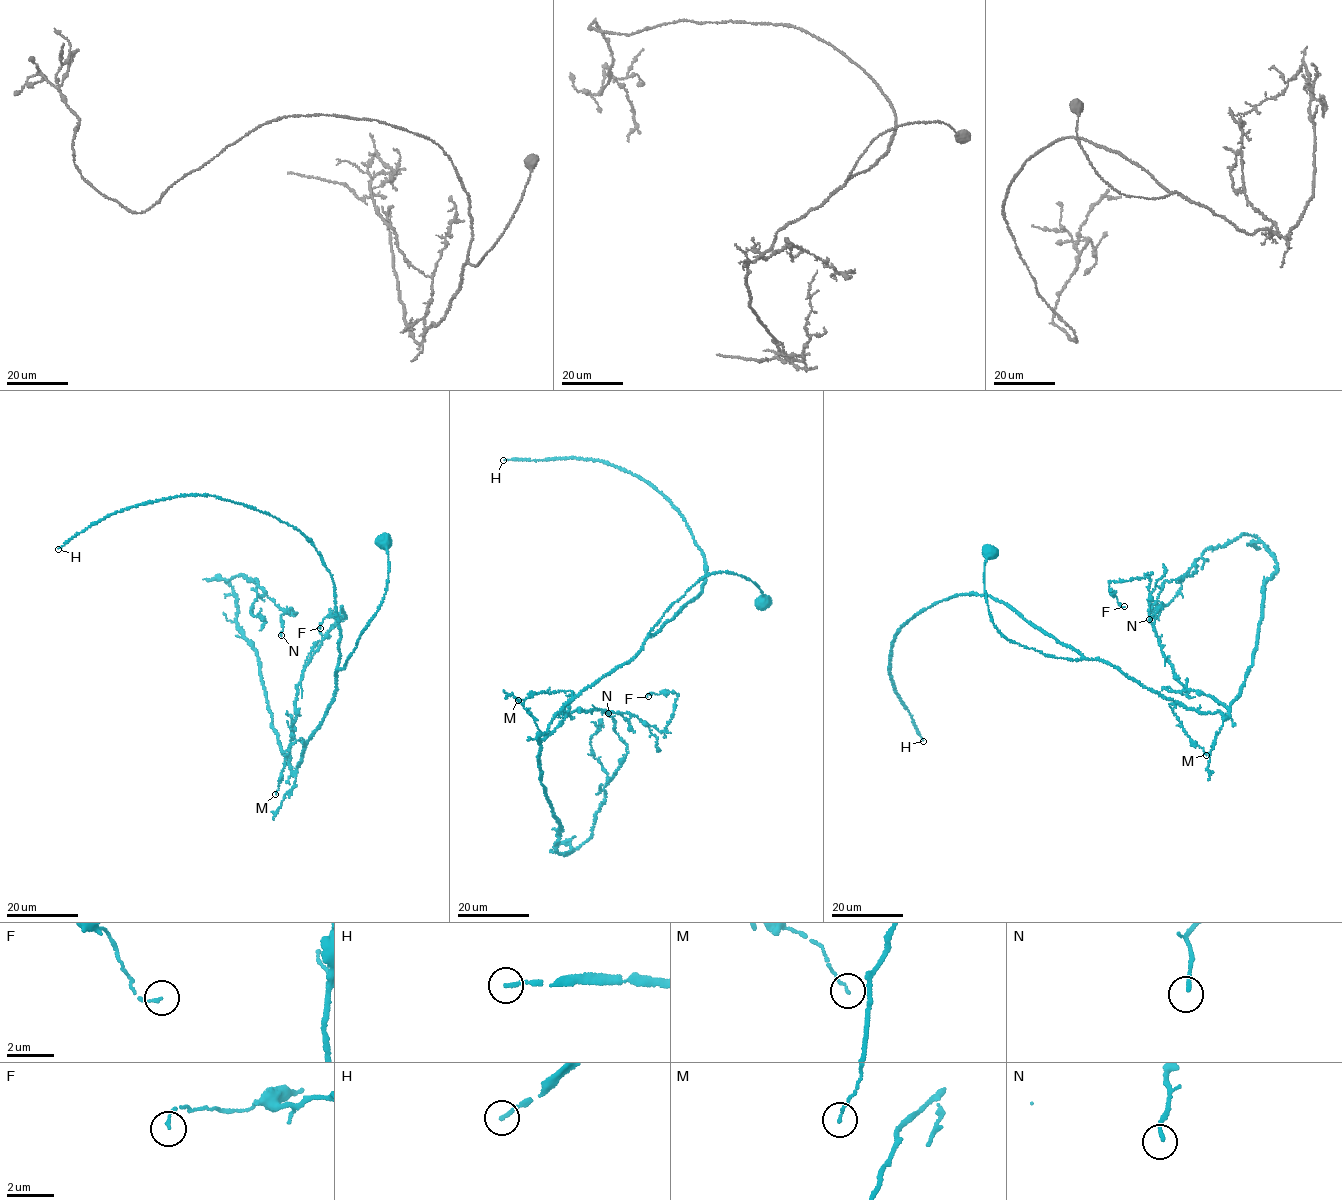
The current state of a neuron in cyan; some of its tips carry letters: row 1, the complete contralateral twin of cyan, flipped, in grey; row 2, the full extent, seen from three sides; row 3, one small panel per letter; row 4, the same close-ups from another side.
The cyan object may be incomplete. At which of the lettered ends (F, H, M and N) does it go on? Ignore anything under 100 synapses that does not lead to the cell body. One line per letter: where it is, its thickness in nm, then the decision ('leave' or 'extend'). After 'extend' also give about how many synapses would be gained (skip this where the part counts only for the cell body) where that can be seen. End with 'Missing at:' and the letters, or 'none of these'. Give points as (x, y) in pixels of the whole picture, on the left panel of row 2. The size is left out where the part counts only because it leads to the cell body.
F: (320, 628) | 110 nm | leave
H: (58, 549) | 140 nm | extend | 150 syn
M: (275, 794) | 100 nm | leave
N: (281, 635) | 150 nm | leave
Missing at: H

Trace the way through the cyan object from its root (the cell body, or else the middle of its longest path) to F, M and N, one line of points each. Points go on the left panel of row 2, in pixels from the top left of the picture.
F: (385, 541), (383, 601), (337, 669), (331, 703), (293, 774), (298, 685), (342, 607), (320, 628)
M: (385, 541), (383, 601), (337, 669), (318, 727), (290, 746), (275, 794)
N: (385, 541), (383, 601), (337, 669), (293, 774), (232, 578), (255, 579), (293, 610), (281, 635)

